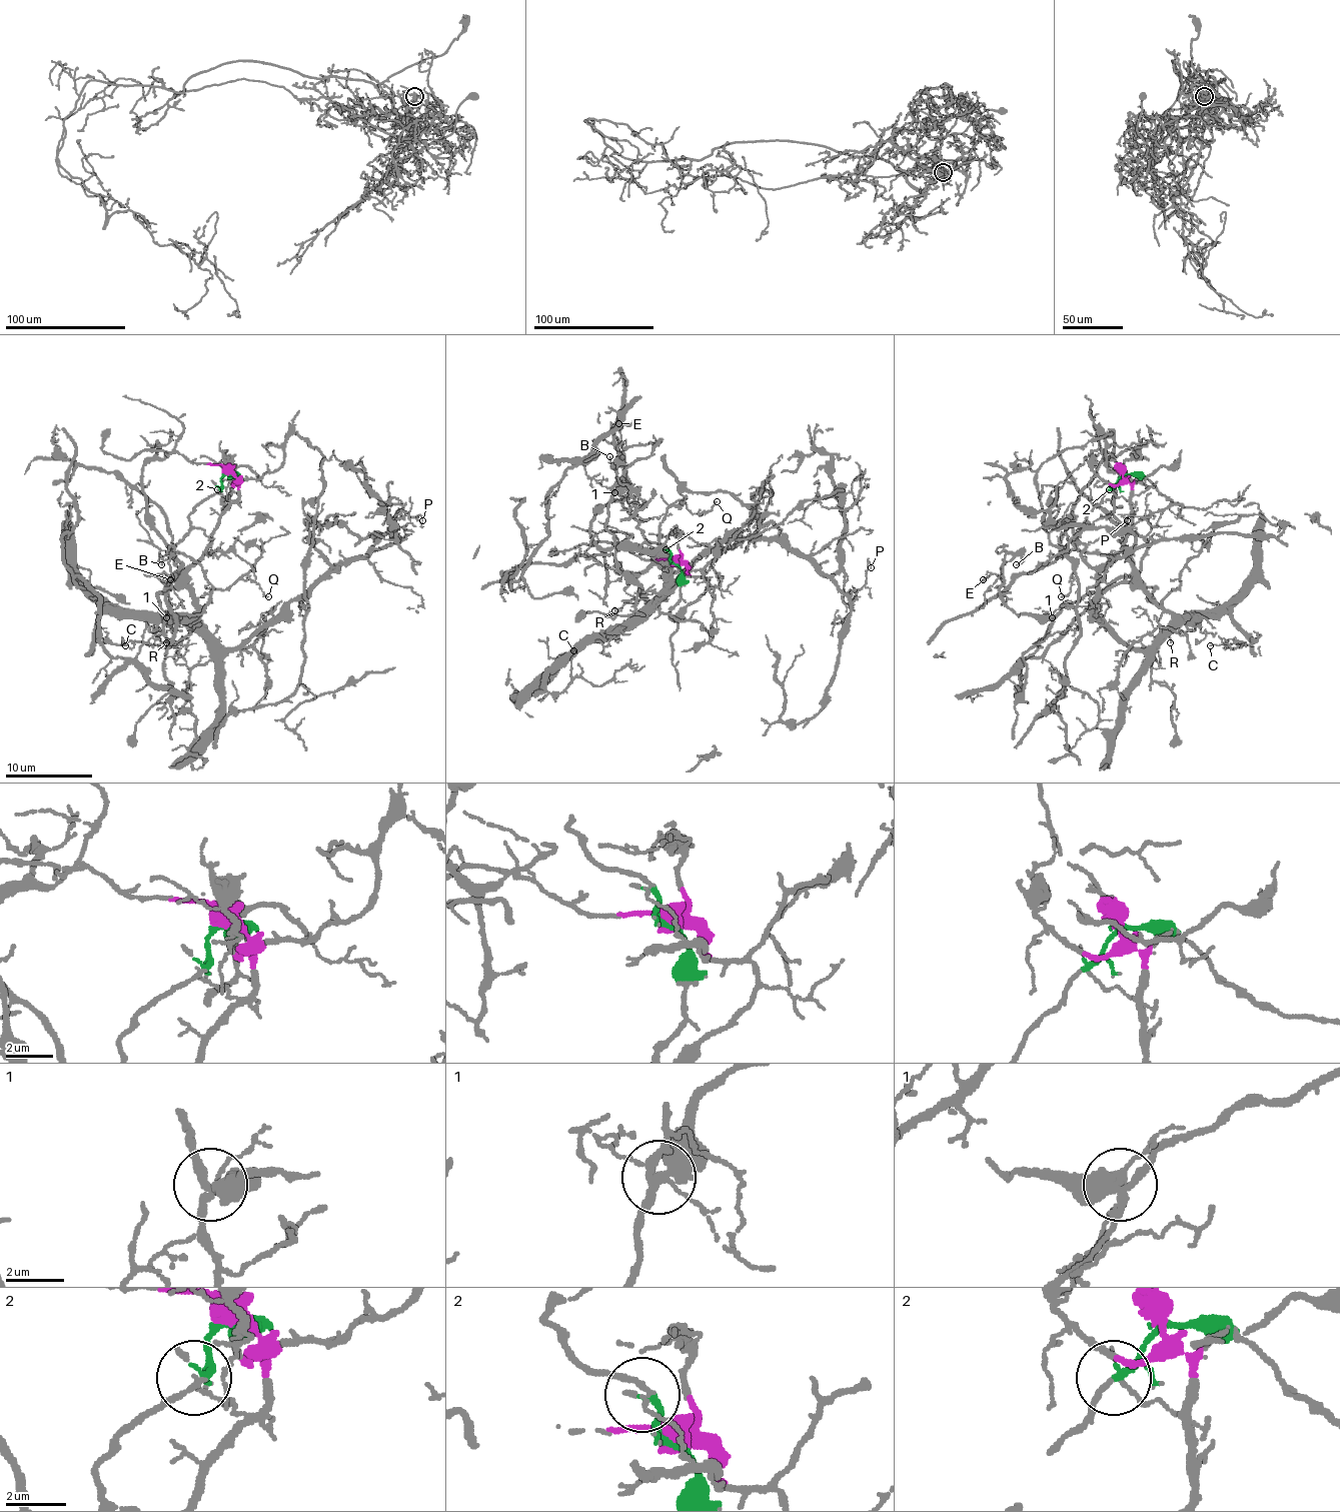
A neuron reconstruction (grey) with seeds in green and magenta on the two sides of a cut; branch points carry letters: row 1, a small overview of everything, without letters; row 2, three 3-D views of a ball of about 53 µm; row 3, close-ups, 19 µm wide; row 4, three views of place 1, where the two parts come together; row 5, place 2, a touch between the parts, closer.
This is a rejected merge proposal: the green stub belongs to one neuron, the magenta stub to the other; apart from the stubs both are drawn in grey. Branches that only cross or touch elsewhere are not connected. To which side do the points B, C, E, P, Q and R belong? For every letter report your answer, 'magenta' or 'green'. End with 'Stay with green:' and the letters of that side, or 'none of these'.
B: magenta
C: magenta
E: green
P: magenta
Q: magenta
R: magenta
Stay with green: E

